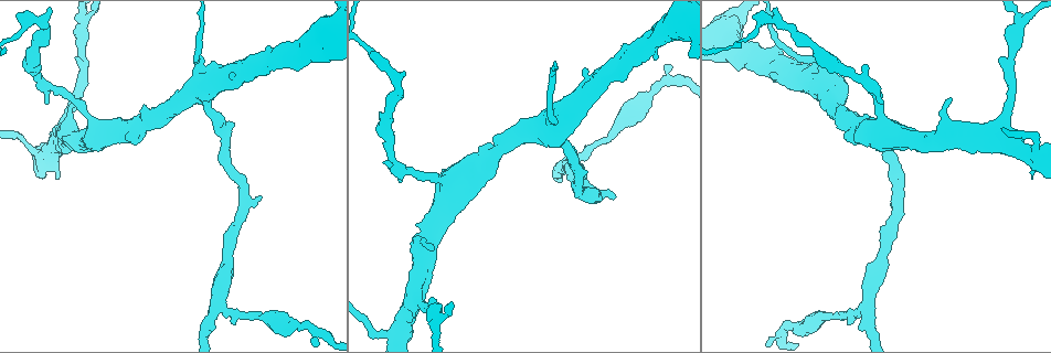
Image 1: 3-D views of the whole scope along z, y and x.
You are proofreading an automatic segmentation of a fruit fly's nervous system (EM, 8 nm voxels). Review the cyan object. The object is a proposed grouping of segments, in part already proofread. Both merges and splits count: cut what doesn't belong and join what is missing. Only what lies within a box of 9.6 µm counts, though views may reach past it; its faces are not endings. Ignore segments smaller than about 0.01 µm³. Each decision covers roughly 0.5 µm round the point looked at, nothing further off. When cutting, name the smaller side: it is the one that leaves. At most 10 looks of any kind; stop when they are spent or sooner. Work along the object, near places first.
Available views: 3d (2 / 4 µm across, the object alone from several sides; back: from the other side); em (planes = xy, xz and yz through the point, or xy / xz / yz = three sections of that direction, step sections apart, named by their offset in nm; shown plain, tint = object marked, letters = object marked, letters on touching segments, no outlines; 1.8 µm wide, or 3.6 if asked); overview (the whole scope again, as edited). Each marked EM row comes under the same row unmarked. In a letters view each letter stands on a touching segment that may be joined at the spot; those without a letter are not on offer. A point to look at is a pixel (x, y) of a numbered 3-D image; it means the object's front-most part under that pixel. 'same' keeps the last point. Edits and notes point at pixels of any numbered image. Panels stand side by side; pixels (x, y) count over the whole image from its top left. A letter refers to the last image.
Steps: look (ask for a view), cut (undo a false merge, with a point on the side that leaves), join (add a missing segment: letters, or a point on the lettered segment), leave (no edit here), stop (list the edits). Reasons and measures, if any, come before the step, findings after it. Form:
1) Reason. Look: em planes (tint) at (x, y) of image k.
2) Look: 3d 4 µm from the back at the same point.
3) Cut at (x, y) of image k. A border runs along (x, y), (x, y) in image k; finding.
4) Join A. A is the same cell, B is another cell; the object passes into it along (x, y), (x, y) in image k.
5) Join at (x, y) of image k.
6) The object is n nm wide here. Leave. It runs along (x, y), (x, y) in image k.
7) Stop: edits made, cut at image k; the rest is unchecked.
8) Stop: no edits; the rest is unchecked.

Branch stops here. Look: 3d 2 µm at (58, 178) of image 1.

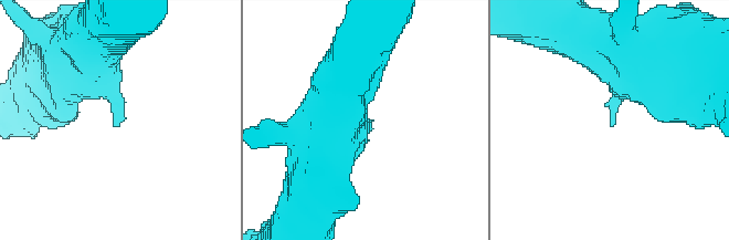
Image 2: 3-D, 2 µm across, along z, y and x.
Now the EM. Look: em 3.6 µm planes (letters) at (365, 123) of image 2.

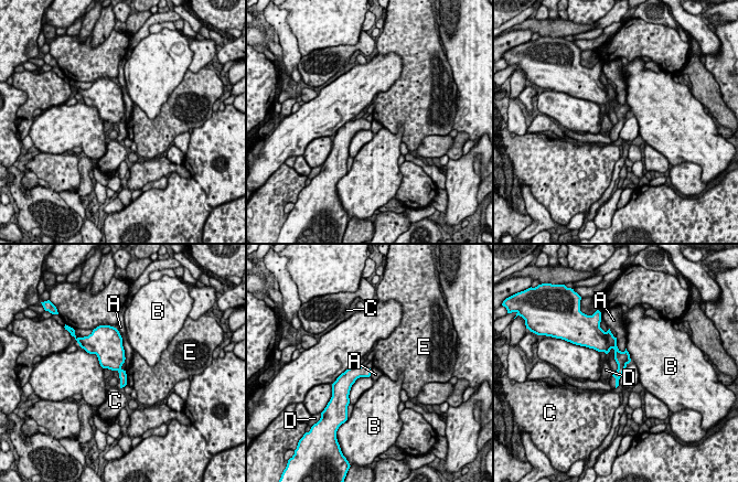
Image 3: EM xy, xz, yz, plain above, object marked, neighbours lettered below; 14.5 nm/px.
Leave. A, B, C, D and E are other cells; a border runs along (117, 330), (121, 338), (125, 360) in image 3; none of them fits.

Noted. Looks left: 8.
Branch stops here. Look: em xy step 4 (tint) at (882, 104) of image 1.

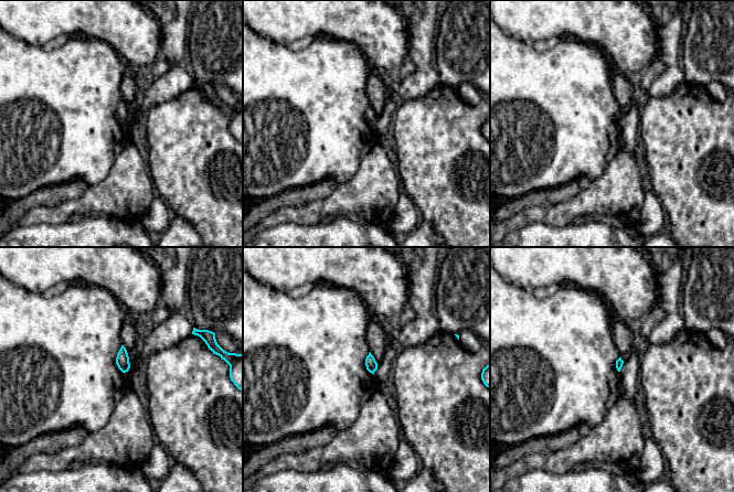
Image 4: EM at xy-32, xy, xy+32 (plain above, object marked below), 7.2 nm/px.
Look: em xy step 4 (letters) at the same point.

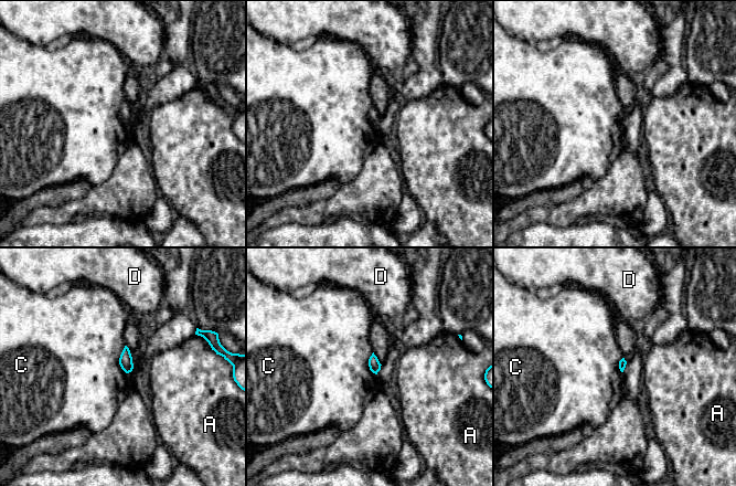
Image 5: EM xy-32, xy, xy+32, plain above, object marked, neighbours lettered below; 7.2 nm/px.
Leave. A, C and D are other cells; a border runs along (125, 345), (119, 366), (126, 373) in image 5; no lettered segment goes on from it.

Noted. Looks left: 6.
Thick turns thin. Look: em 3.6 µm planes (letters) at (550, 113) of image 1.

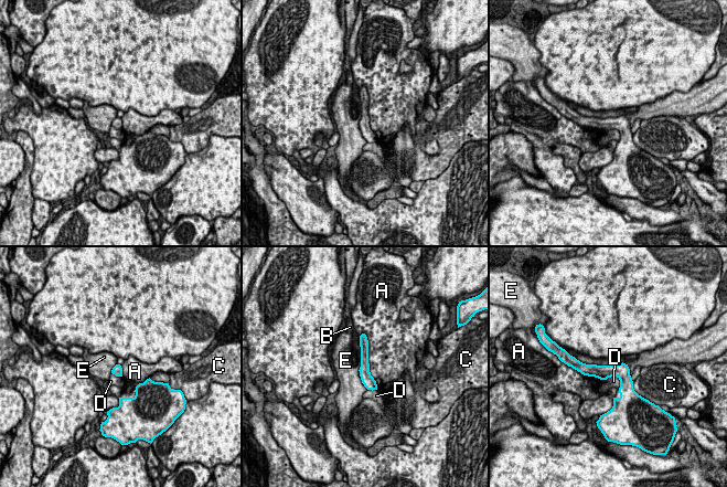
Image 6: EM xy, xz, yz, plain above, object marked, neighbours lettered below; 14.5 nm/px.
Leave. A, B, C, D and E are other cells; a border runs along (362, 332), (376, 390) in image 6; one neuron here.

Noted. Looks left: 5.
An open end. Look: 3d 4 µm at (261, 196) of image 1.

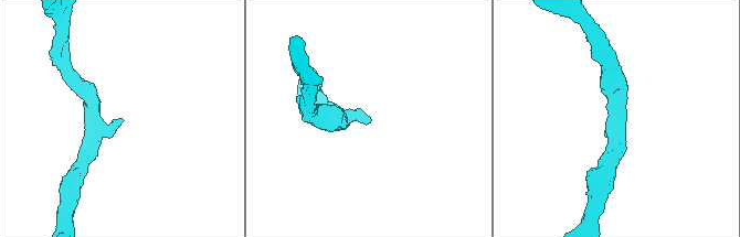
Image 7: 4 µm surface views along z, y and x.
The arms are 220, 280 nm wide. Look: em xz step 4 (letters) at (123, 120) of image 7.

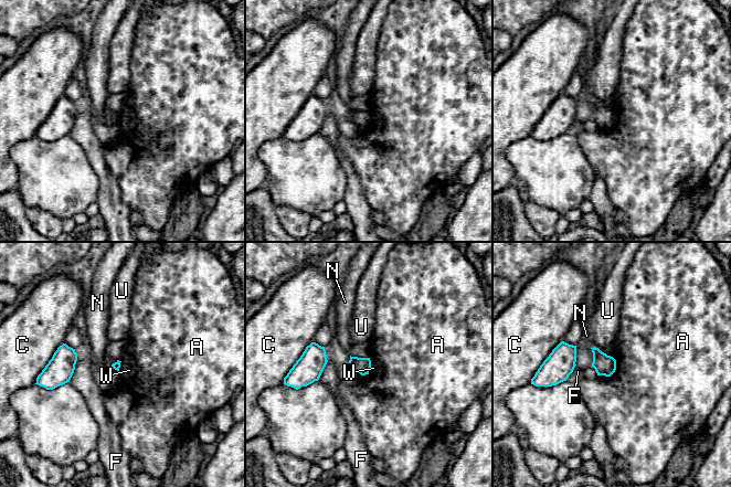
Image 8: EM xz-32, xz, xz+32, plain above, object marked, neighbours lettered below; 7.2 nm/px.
The longest contact is with C, 240 nm. Leave. A, C, F, N, U and W are other cells; a border runs along (371, 362), (368, 373) in image 8; none of them fits.

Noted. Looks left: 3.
Stop: no edits; the rest is unchecked.

